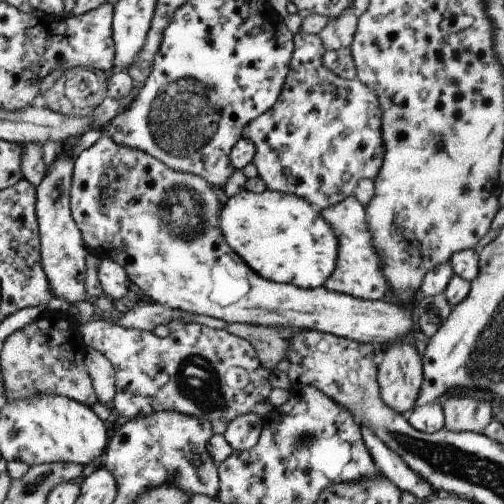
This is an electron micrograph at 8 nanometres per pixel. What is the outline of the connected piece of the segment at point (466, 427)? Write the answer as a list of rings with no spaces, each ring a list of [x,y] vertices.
[[[448,397],[443,408],[444,428],[455,433],[484,434],[492,420],[492,402],[465,397]]]

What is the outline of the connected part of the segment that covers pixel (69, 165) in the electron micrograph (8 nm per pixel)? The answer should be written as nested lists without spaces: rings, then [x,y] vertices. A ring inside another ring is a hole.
[[[80,135],[68,137],[64,142],[59,143],[63,151],[58,149],[59,153],[57,152],[50,166],[47,166],[44,178],[37,186],[37,201],[35,204],[41,242],[41,265],[49,280],[50,292],[55,297],[64,299],[69,303],[86,301],[89,298],[85,282],[87,259],[90,252],[85,246],[80,229],[71,215],[69,199],[73,166],[76,160],[71,151],[79,142],[80,137]]]

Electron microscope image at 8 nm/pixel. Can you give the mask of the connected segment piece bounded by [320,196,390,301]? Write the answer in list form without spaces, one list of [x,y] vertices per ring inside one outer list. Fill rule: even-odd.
[[[349,196],[348,198],[342,200],[342,202],[322,209],[320,212],[323,218],[326,219],[326,222],[331,225],[333,231],[336,233],[339,244],[336,268],[329,276],[329,279],[326,280],[323,287],[327,288],[329,291],[346,293],[347,295],[359,299],[370,299],[372,301],[377,301],[378,299],[384,298],[384,296],[386,296],[386,290],[390,288],[386,282],[385,276],[383,275],[381,269],[381,257],[377,253],[377,249],[374,248],[369,226],[365,219],[365,206],[360,204],[360,202],[356,200],[356,197]]]

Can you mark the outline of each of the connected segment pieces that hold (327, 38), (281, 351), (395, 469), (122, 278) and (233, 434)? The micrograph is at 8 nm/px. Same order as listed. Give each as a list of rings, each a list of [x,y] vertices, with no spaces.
[[[352,7],[345,10],[343,16],[330,19],[317,35],[321,38],[326,51],[337,51],[350,47],[357,29],[358,16]]]
[[[228,323],[225,329],[250,342],[258,353],[262,368],[268,372],[275,371],[277,364],[287,356],[287,342],[280,338],[276,328]]]
[[[360,425],[363,441],[373,458],[379,472],[388,477],[401,491],[408,491],[420,500],[431,498],[436,495],[431,484],[424,480],[417,472],[414,472],[402,457],[387,447],[372,431],[365,425]]]
[[[108,257],[99,260],[98,278],[104,295],[114,302],[124,298],[129,289],[133,288],[124,268]]]
[[[254,413],[240,415],[227,424],[223,435],[234,451],[247,451],[257,445],[263,426],[261,416]]]

